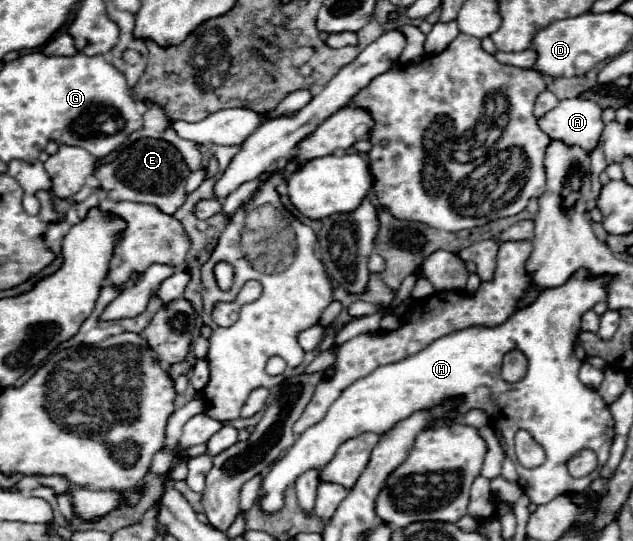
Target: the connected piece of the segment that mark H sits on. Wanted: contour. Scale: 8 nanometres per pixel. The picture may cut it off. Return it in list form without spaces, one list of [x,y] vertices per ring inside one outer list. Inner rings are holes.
[[[579,270],[563,286],[543,290],[533,304],[519,308],[509,320],[495,328],[473,326],[453,332],[401,362],[379,366],[369,376],[355,380],[333,402],[325,418],[299,434],[295,444],[287,448],[285,454],[271,466],[261,482],[263,498],[259,500],[259,508],[267,514],[279,512],[285,504],[285,490],[309,468],[321,470],[325,464],[329,464],[345,440],[365,432],[375,432],[381,436],[415,410],[433,408],[451,396],[463,396],[463,402],[459,404],[461,414],[471,408],[481,408],[489,414],[491,426],[503,432],[509,444],[507,454],[515,464],[517,458],[513,438],[517,430],[531,432],[543,446],[547,454],[545,464],[537,468],[523,468],[517,464],[517,482],[533,504],[547,504],[559,494],[583,492],[599,476],[609,458],[615,422],[601,396],[595,390],[585,388],[577,376],[581,360],[575,358],[575,340],[579,334],[581,316],[597,302],[605,300],[607,282],[609,276],[591,278],[585,270]],[[511,350],[521,350],[529,360],[527,376],[517,384],[505,382],[499,374],[501,360],[505,352]],[[583,448],[591,448],[597,454],[599,466],[583,478],[573,478],[567,472],[565,462]]]

